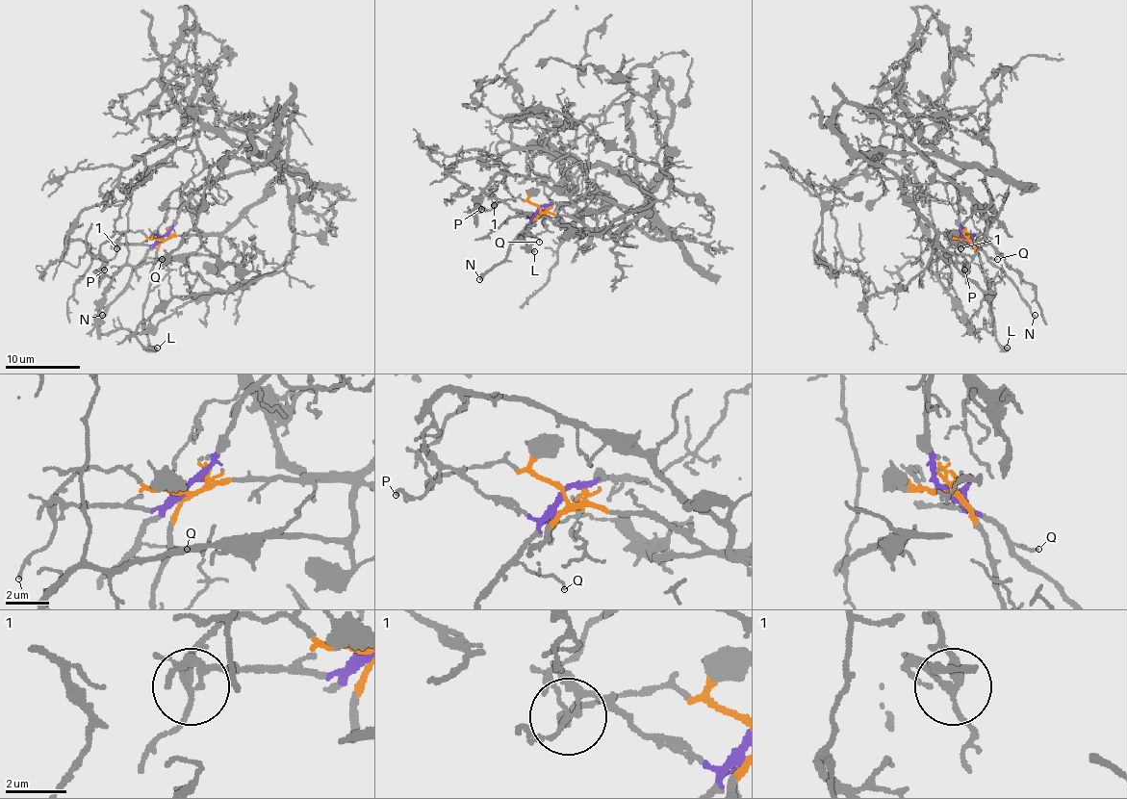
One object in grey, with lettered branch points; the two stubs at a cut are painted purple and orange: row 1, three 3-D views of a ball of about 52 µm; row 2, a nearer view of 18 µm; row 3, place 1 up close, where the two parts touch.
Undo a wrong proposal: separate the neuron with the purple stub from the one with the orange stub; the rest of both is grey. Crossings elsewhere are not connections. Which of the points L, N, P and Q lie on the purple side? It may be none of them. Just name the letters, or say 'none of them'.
N, Q

